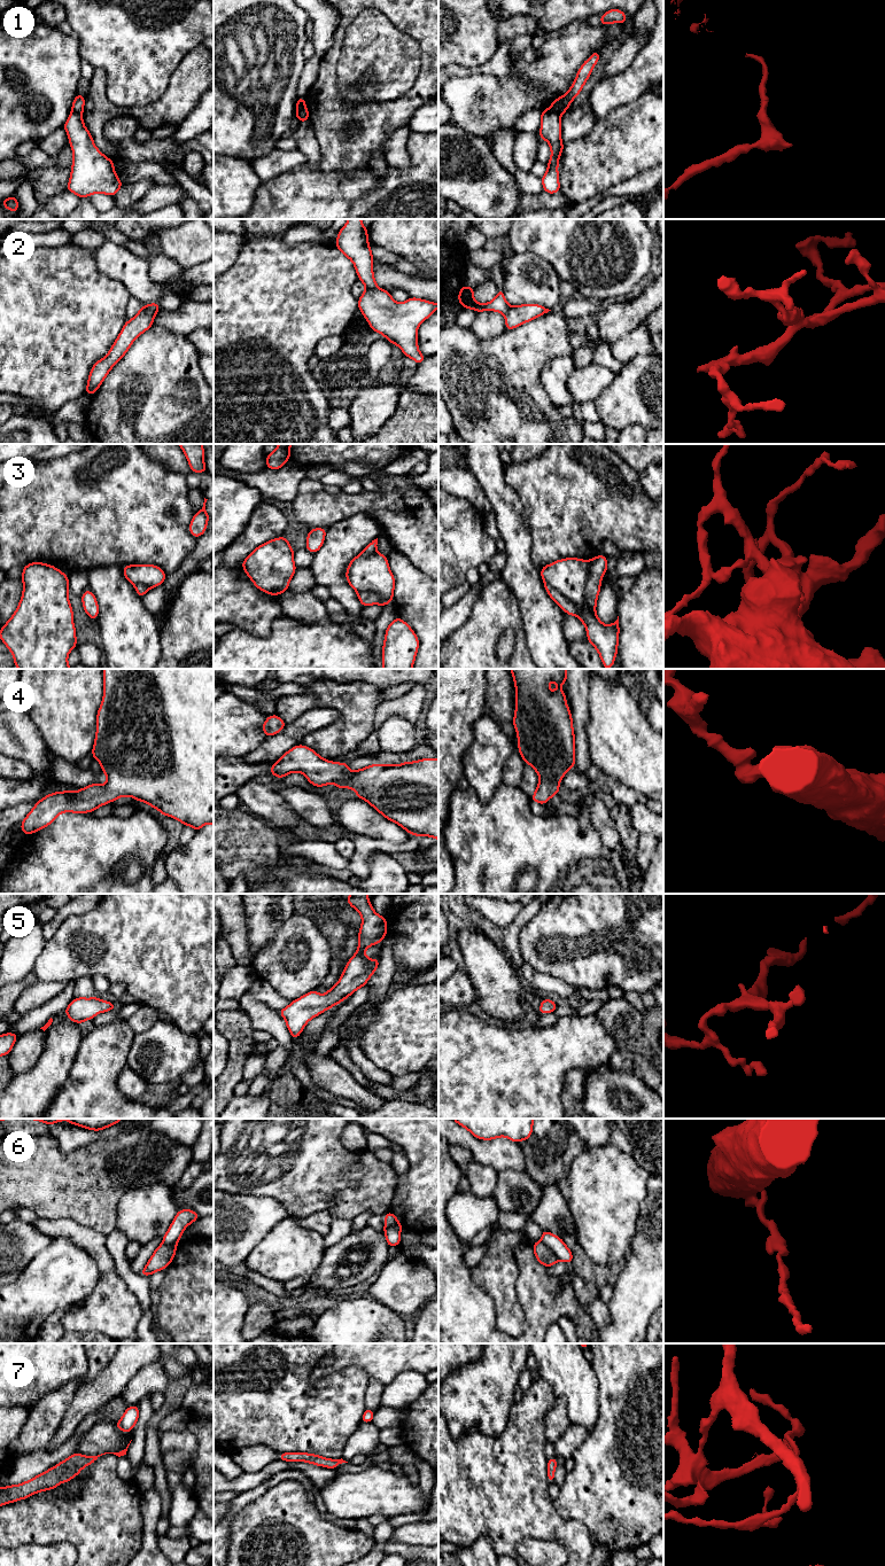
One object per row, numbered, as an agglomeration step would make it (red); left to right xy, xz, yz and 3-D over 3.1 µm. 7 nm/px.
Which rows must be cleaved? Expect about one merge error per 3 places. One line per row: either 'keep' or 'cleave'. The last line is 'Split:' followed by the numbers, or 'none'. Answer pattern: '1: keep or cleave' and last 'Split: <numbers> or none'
1: cleave
2: cleave
3: cleave
4: keep
5: keep
6: cleave
7: keep
Split: 1, 2, 3, 6

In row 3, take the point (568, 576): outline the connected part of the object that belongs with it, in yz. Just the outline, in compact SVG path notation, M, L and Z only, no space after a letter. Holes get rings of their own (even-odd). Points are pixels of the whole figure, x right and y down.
M566 558L541 568L541 576L545 584L576 605L577 617L587 629L588 641L597 649L603 665L610 669L614 665L618 654L619 616L611 625L605 625L596 611L590 611L585 607L588 568L588 560Z

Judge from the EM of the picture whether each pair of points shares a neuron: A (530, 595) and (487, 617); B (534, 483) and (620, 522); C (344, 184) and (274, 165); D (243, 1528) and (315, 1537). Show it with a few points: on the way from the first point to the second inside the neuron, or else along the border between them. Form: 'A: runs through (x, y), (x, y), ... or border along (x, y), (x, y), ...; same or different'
A: border along (503, 579), (517, 601), (523, 629); different
B: runs through (556, 488), (571, 493), (591, 495), (598, 500); same
C: border along (308, 162), (266, 181); different
D: runs through (261, 1531), (297, 1531); same

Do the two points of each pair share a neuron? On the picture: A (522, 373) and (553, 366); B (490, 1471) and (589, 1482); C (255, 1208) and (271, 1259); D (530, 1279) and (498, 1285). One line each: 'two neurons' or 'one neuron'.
A: two neurons
B: two neurons
C: two neurons
D: two neurons

